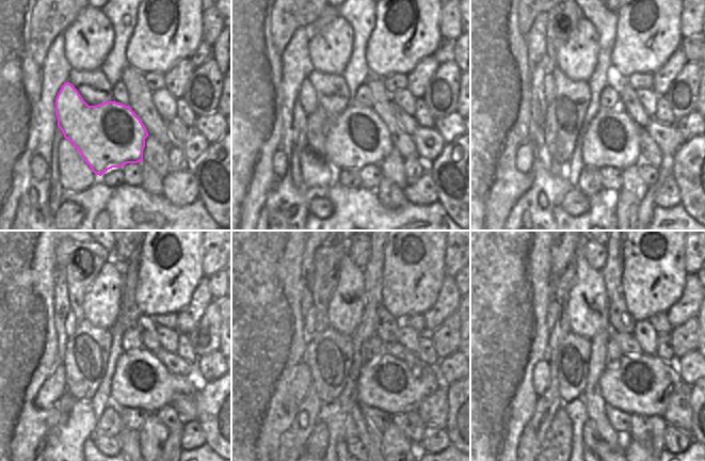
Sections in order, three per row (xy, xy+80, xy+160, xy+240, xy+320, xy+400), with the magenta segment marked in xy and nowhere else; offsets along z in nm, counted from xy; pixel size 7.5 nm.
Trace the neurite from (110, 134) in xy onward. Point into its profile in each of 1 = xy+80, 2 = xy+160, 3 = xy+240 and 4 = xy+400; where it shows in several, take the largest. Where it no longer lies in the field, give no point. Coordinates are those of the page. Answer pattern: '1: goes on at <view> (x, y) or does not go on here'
1: goes on at xy+80 (357, 138)
2: goes on at xy+160 (611, 140)
3: goes on at xy+240 (140, 381)
4: goes on at xy+400 (642, 384)

